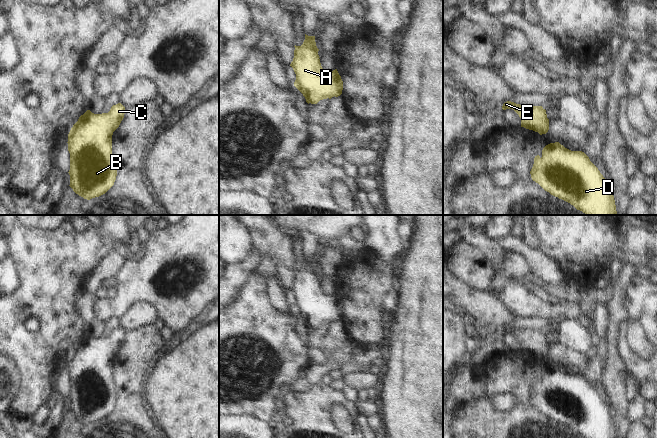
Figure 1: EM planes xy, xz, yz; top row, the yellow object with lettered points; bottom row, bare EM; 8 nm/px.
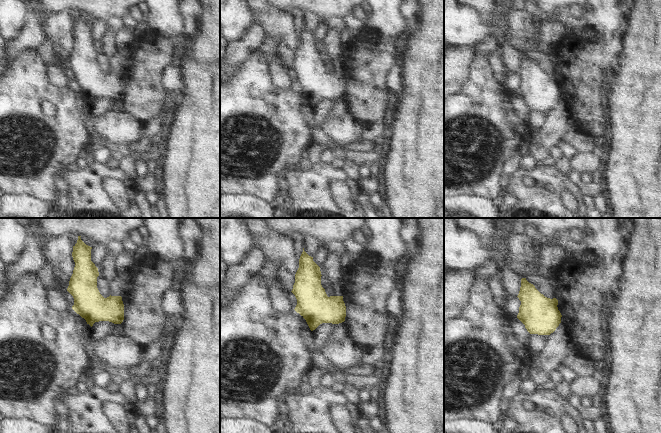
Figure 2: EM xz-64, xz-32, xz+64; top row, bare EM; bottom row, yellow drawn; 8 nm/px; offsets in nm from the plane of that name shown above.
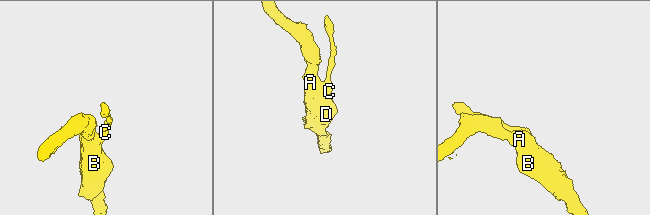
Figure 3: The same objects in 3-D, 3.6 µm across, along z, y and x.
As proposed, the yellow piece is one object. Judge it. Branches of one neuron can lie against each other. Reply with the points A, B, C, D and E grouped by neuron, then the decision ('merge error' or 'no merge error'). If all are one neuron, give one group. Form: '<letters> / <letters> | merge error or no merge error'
A B C D E | no merge error

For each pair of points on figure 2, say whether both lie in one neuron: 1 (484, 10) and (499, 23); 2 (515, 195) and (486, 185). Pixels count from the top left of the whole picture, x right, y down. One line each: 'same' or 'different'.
1: same
2: different

